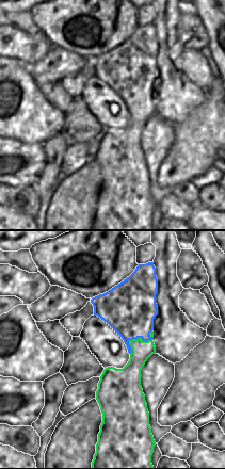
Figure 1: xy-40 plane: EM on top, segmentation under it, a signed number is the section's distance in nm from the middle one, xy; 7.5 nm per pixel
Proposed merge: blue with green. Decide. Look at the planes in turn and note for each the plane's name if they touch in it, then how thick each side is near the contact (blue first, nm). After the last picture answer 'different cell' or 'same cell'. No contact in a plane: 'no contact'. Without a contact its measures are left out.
meets blue in xy-40; 400 nm thick on the blue side, 150 nm on the other

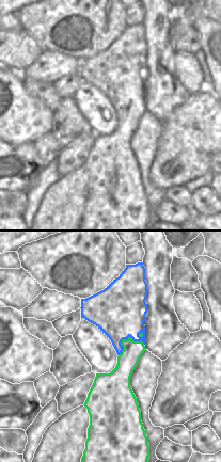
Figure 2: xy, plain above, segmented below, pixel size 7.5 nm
meets blue in xy; 400 nm thick on the blue side, 150 nm on the other

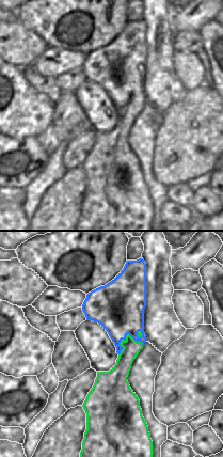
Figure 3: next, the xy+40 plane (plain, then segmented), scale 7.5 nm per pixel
meets blue in xy+40; 380 nm thick on the blue side, 130 nm on the other

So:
different cell

